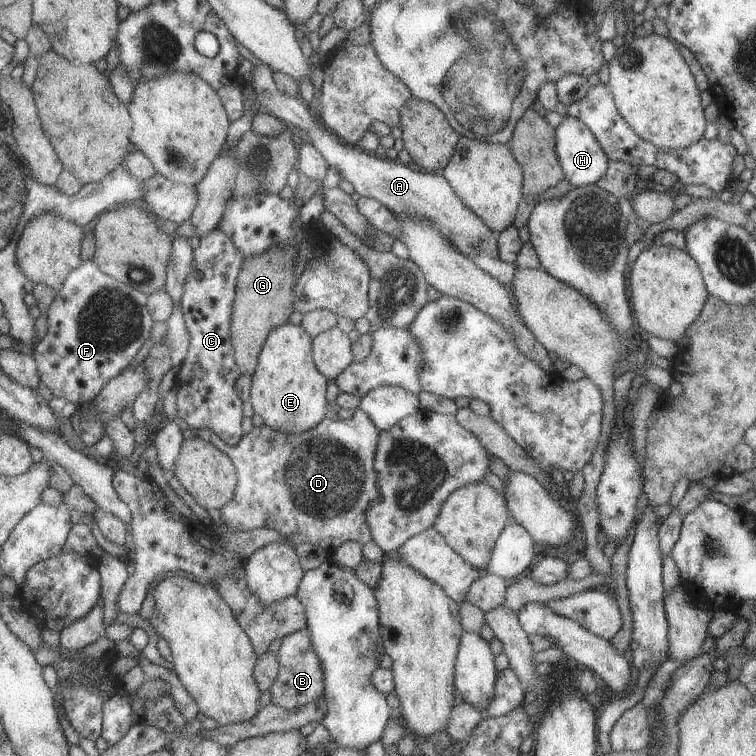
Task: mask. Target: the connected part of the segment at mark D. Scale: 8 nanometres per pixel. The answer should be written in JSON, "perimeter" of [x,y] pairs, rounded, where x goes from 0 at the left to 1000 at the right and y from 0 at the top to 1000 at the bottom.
{"perimeter":[[[478,538],[463,554],[429,553],[415,567],[398,573],[377,573],[347,561],[328,571],[313,590],[300,587],[279,567],[266,567],[259,575],[302,601],[313,618],[316,638],[311,659],[291,673],[298,696],[310,702],[362,701],[389,721],[411,718],[437,729],[462,716],[481,721],[495,714],[484,677],[503,656],[497,601],[504,569]]]}

